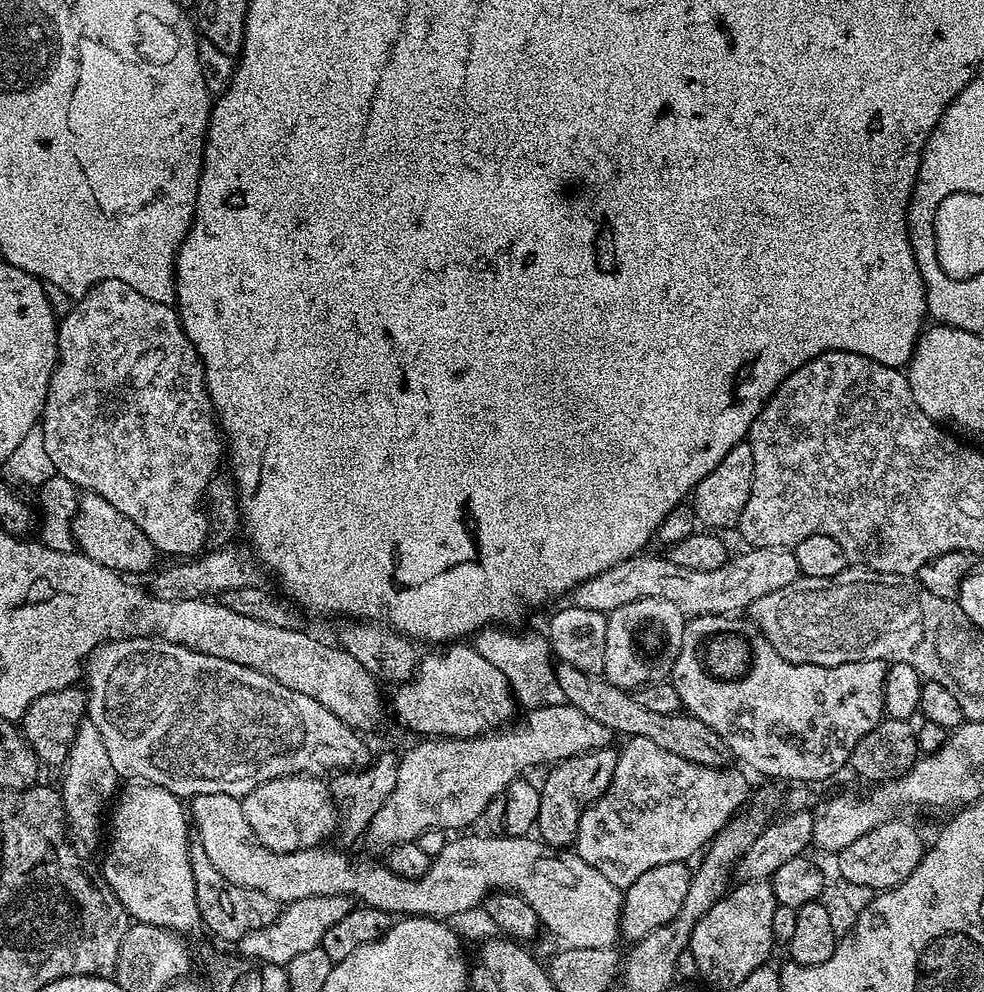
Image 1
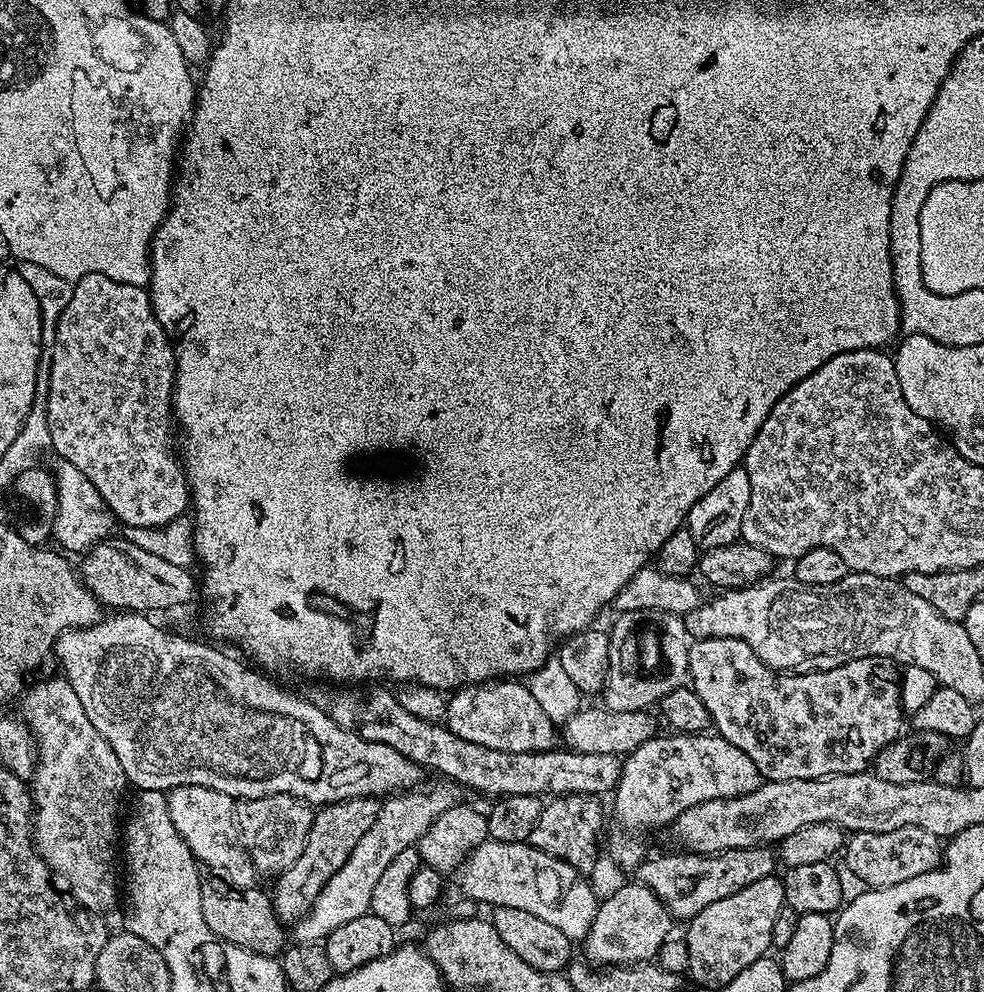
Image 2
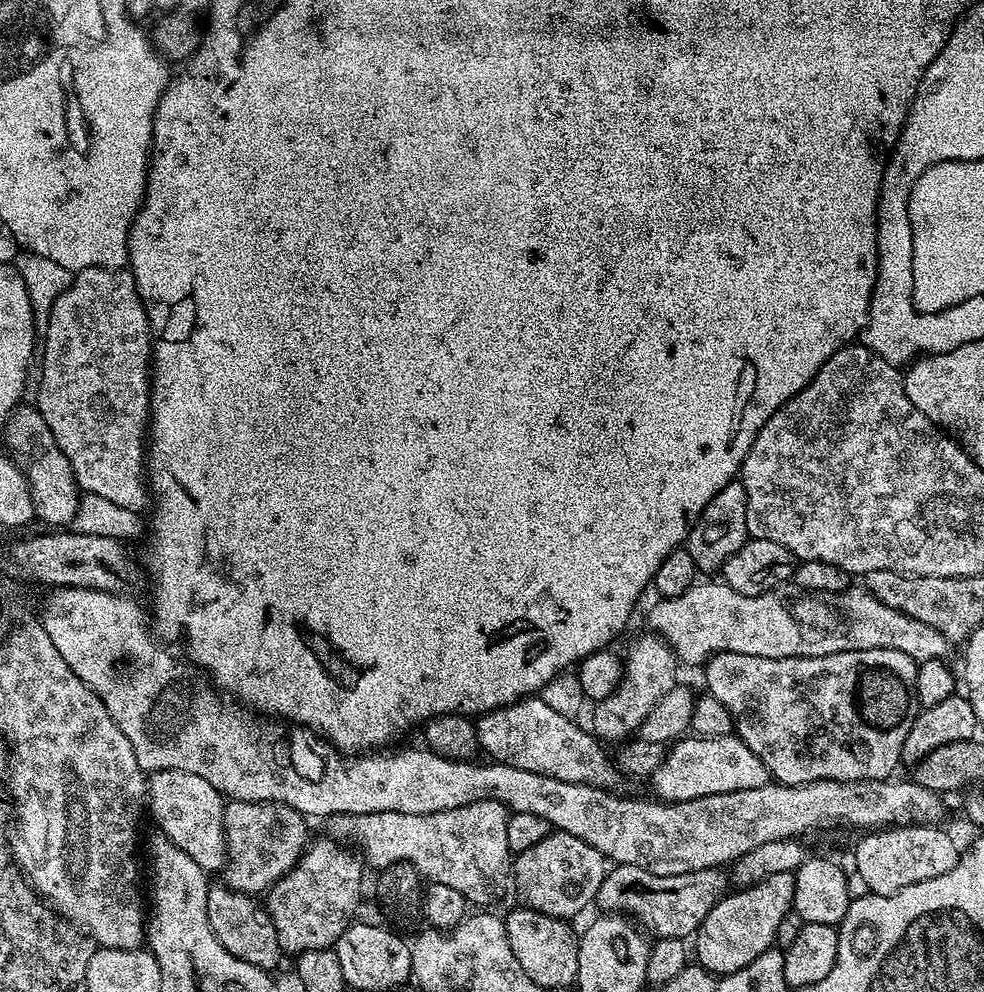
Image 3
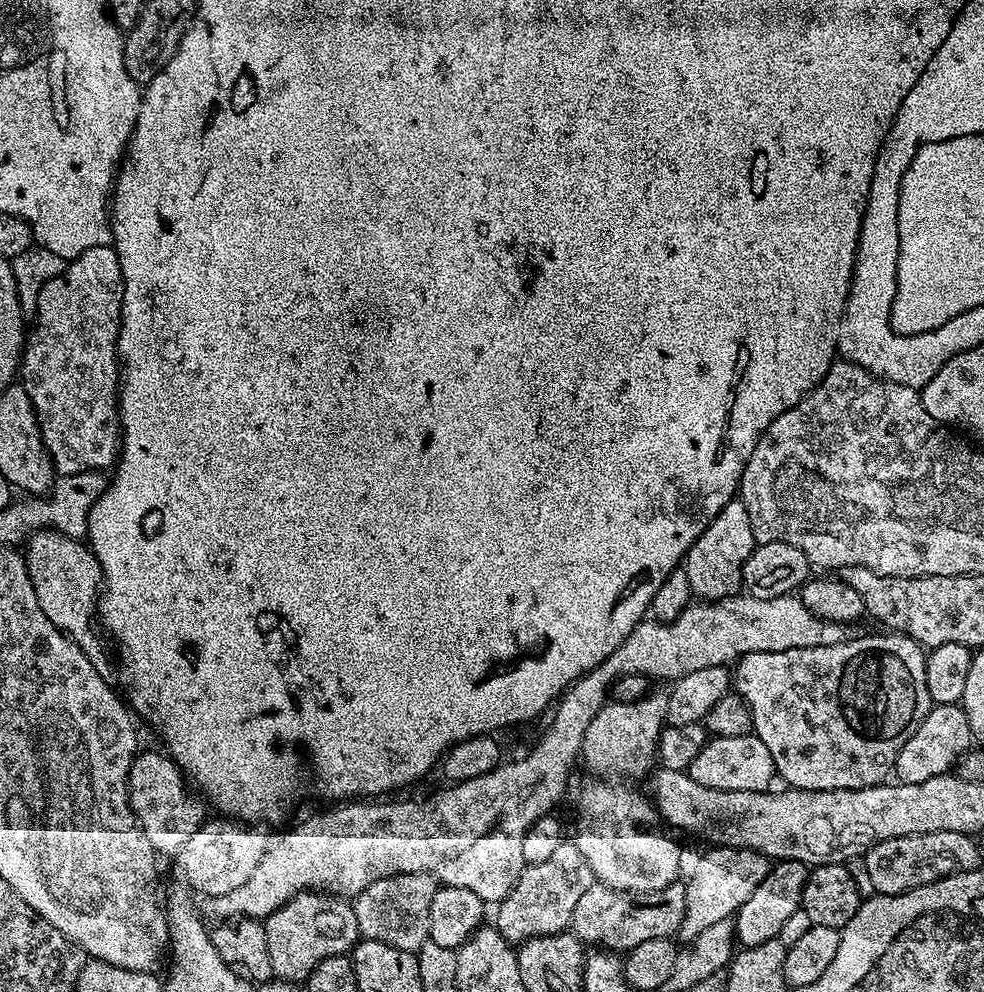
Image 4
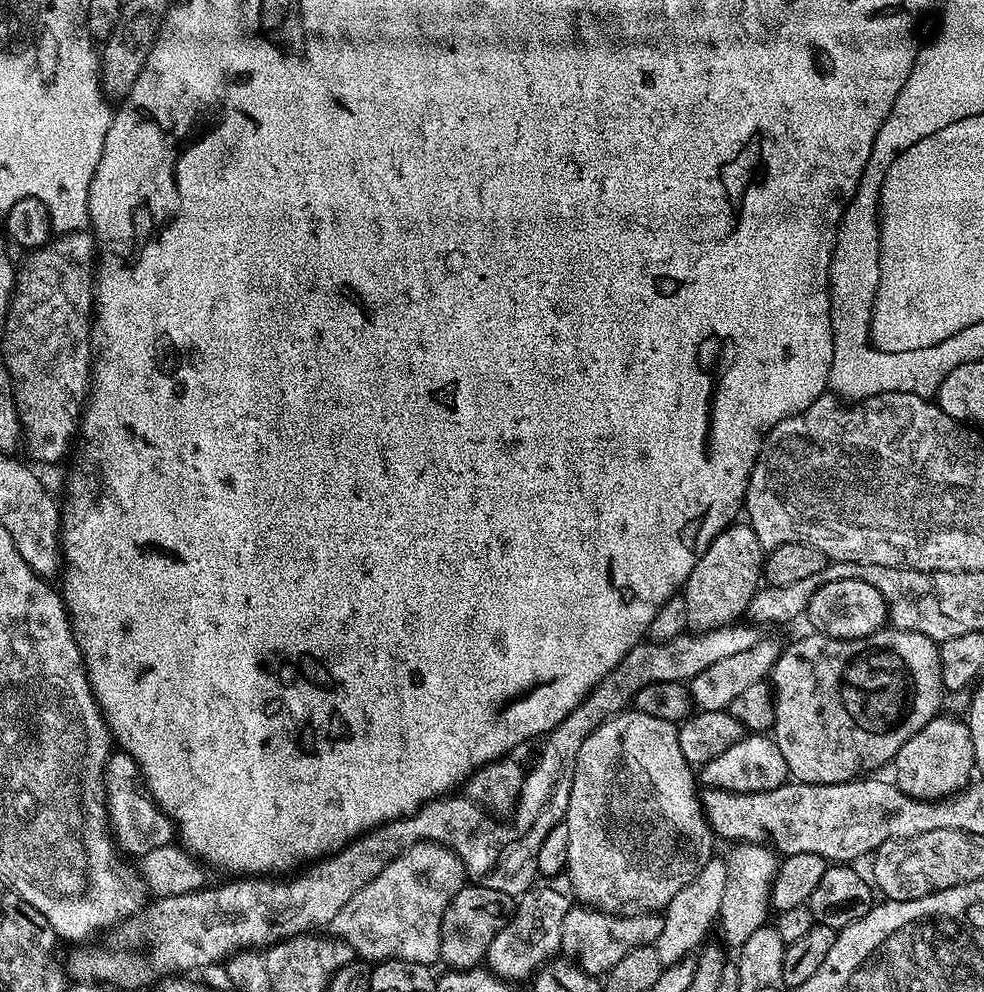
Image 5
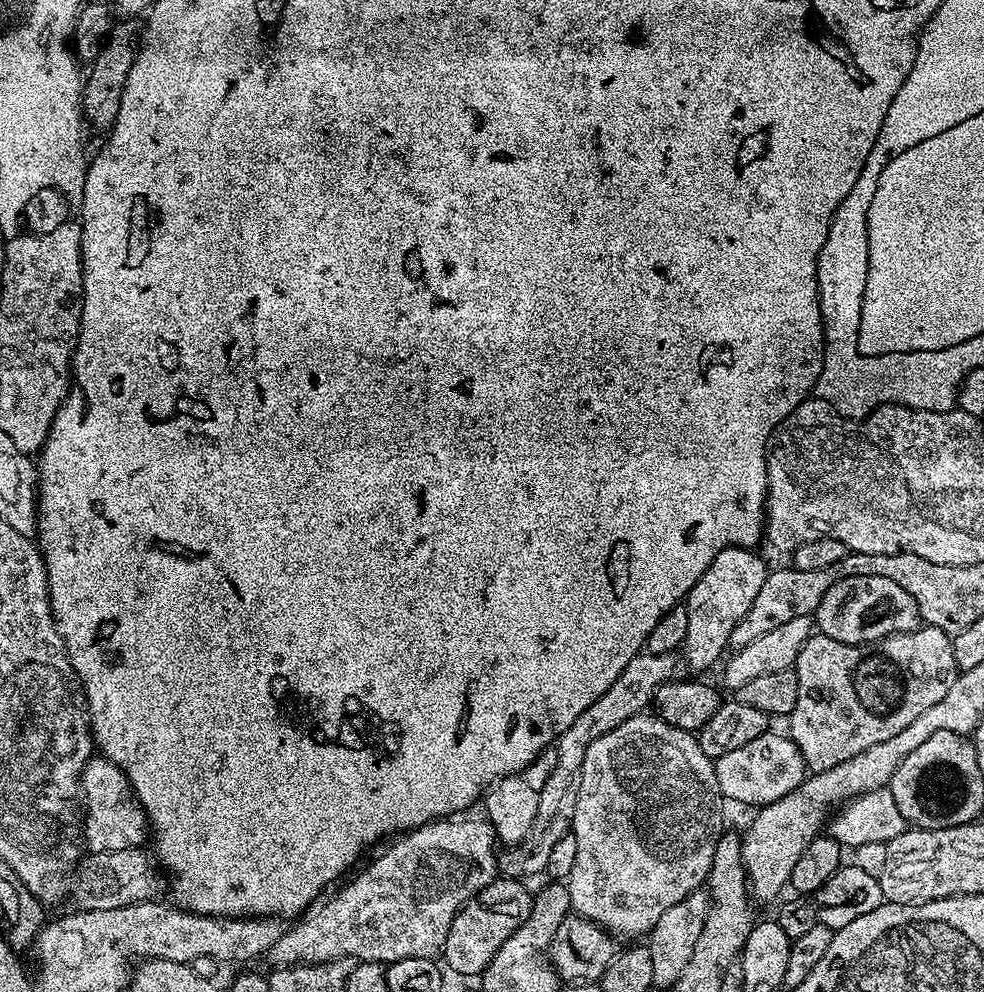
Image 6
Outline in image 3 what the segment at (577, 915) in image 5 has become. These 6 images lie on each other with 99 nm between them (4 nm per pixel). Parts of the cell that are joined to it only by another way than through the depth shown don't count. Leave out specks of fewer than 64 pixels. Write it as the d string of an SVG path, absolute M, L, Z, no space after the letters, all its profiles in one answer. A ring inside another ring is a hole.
M618 864L607 869L596 900L604 907L601 909L611 910L616 914L627 914L653 937L669 936L675 940L684 940L695 937L706 914L710 914L712 907L729 888L729 873L720 868L659 876L642 866Z

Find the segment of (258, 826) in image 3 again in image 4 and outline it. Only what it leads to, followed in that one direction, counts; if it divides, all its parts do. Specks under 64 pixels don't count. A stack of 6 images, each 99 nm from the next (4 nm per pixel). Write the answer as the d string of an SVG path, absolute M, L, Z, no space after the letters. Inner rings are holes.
M232 818L209 819L201 824L192 835L190 842L174 853L176 872L182 879L188 880L193 893L201 892L201 897L230 894L230 890L238 890L246 878L258 867L270 845L269 833L259 832L259 827L237 822Z

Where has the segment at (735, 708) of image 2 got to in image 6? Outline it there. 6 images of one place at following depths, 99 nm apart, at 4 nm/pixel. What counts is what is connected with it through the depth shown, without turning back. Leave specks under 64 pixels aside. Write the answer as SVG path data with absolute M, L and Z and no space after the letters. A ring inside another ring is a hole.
M927 626L915 628L912 632L899 632L875 644L834 642L834 638L814 634L802 646L794 671L798 700L794 702L792 715L787 717L787 731L812 772L830 770L830 766L838 766L838 762L846 762L846 758L854 758L854 754L870 750L870 746L878 746L878 742L894 738L939 702L958 675L952 636Z

